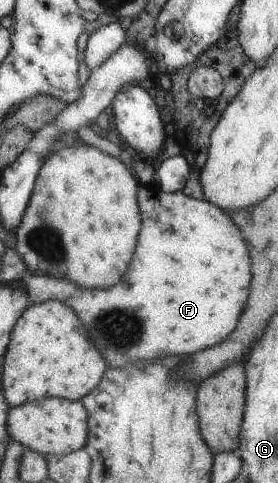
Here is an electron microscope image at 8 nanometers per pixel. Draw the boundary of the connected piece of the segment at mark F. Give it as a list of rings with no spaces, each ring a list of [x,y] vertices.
[[[140,185],[137,191],[142,229],[132,255],[132,273],[126,283],[90,289],[66,280],[26,272],[16,281],[25,289],[30,305],[56,300],[72,308],[85,325],[90,341],[104,356],[108,368],[121,368],[128,361],[150,361],[164,355],[192,355],[220,343],[236,327],[238,315],[248,297],[248,249],[240,231],[232,225],[229,213],[226,215],[226,211],[220,211],[210,202],[186,196],[181,191],[163,192],[153,185]]]

